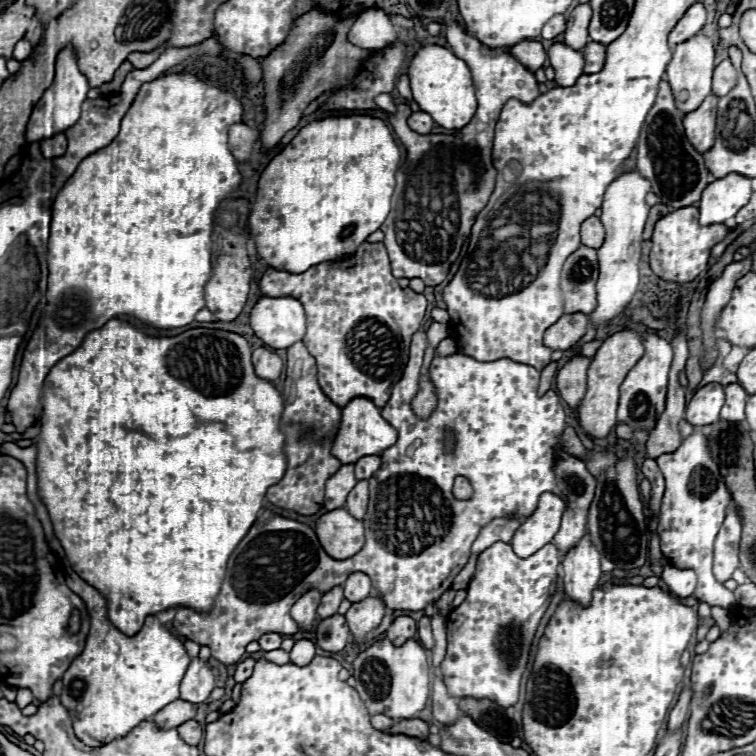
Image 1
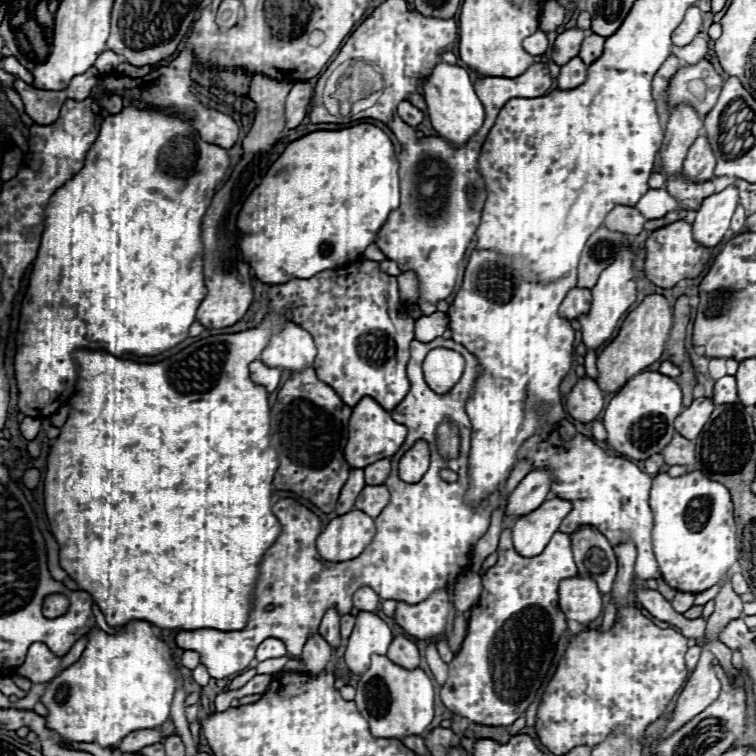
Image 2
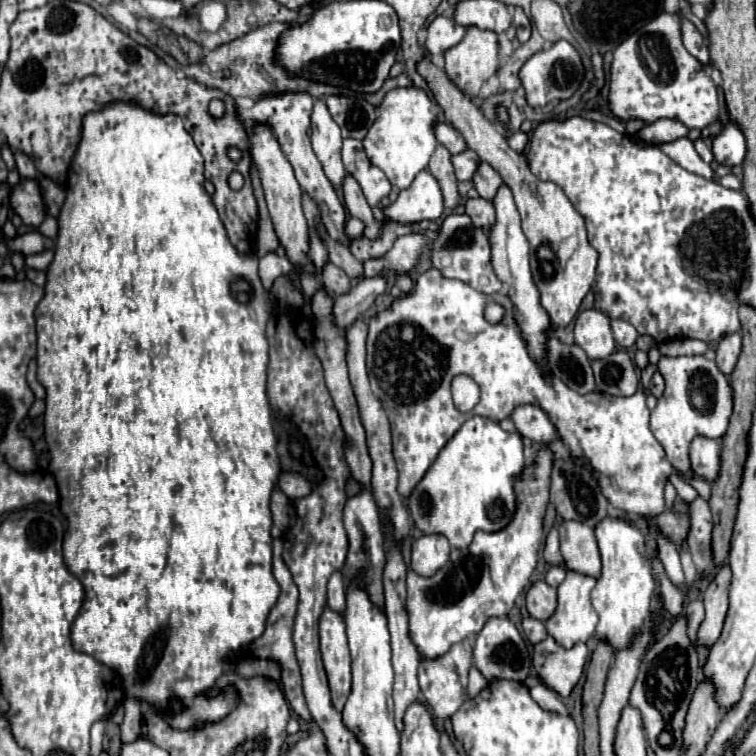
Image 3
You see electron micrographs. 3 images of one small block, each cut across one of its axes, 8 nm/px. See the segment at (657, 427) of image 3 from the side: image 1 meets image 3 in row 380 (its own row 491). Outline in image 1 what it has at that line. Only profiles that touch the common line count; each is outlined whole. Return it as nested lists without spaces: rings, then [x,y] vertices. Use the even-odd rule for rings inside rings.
[[[694,432],[680,444],[676,452],[662,454],[656,458],[656,462],[666,478],[666,492],[662,498],[658,522],[662,554],[668,558],[668,564],[696,572],[698,584],[694,596],[700,602],[708,602],[710,606],[732,608],[736,604],[734,594],[726,590],[712,574],[714,538],[726,518],[726,510],[732,506],[732,496],[722,482],[718,466],[710,458],[706,436]]]

